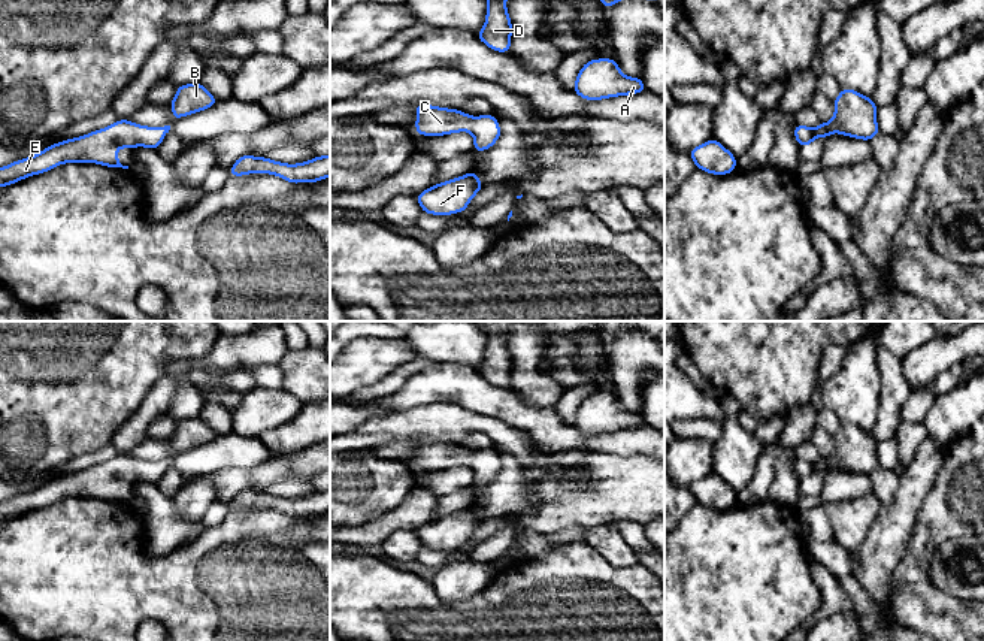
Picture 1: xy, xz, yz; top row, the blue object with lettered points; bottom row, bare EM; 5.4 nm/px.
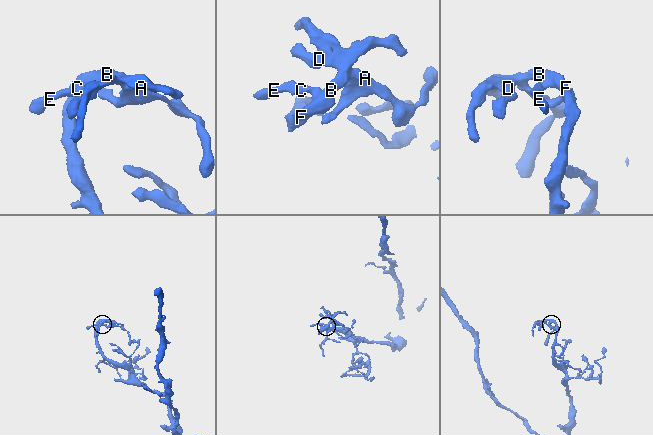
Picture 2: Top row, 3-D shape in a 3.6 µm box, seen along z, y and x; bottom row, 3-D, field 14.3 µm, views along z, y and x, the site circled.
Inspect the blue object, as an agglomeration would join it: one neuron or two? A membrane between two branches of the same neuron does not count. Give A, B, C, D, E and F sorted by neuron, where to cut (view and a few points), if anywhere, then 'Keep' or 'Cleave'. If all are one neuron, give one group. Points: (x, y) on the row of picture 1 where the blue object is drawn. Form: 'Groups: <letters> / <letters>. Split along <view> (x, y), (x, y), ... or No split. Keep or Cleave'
Groups: A B C D E F. No split. Keep

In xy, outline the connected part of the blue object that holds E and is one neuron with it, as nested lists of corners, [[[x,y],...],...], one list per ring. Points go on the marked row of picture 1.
[[[118,120],[106,128],[54,143],[36,155],[0,167],[0,188],[31,175],[45,173],[63,163],[97,163],[106,167],[128,169],[119,163],[118,148],[157,149],[169,130],[170,126],[146,127],[128,120]]]

